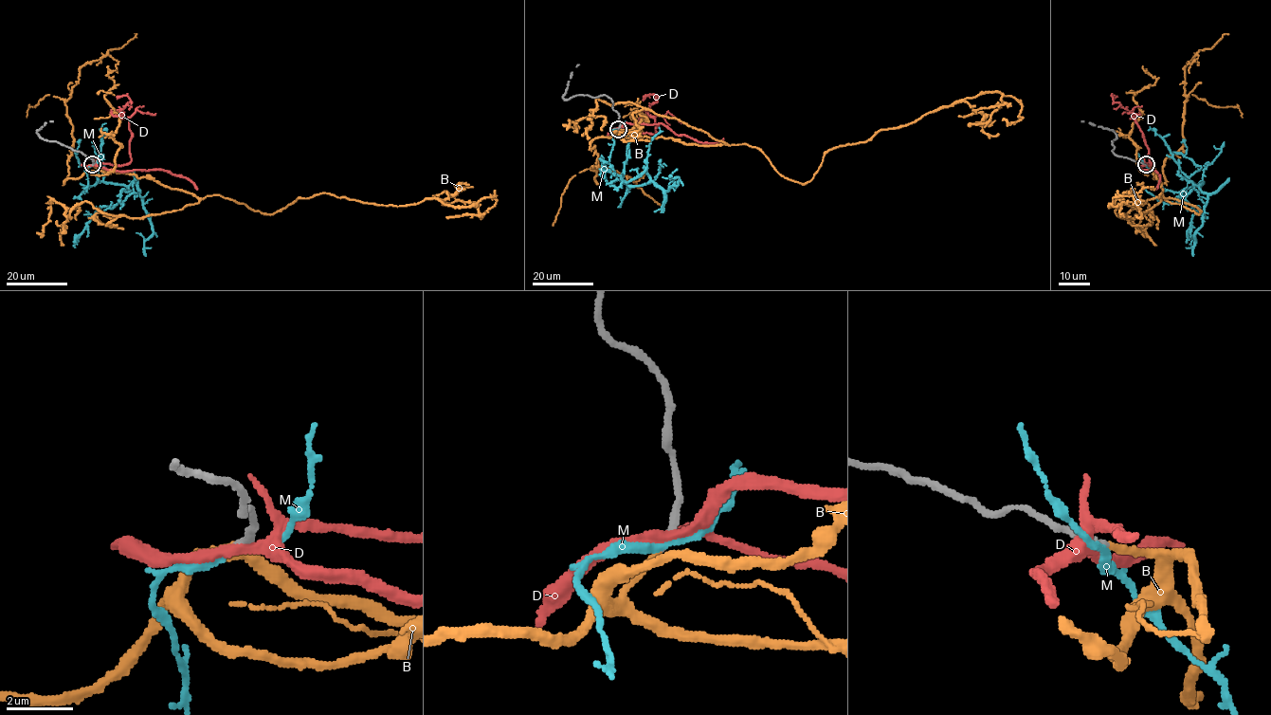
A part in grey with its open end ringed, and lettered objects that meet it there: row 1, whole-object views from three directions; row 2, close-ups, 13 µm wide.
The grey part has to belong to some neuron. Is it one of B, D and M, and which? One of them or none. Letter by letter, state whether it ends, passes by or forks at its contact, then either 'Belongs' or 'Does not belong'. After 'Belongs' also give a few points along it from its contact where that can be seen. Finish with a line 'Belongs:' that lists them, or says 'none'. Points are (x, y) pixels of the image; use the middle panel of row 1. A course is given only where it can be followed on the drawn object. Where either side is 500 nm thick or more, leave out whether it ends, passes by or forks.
B: It ends there. Belongs. Its course: (618, 129), (747, 144), (807, 183), (832, 149), (965, 99), (1013, 97), (1022, 118), (1002, 120)
D: It passes by. Does not belong
M: It passes by. Does not belong
Belongs: B

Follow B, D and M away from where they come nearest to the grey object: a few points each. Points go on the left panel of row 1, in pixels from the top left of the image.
B: (92, 165), (263, 213), (322, 192), (401, 206), (427, 198), (473, 206), (495, 196), (476, 215)
D: (93, 164), (122, 165), (131, 160), (131, 133), (120, 110), (131, 101), (127, 96), (116, 97)
M: (92, 165), (84, 169), (82, 192), (102, 181), (128, 190), (123, 189), (116, 205), (99, 209), (75, 247)

